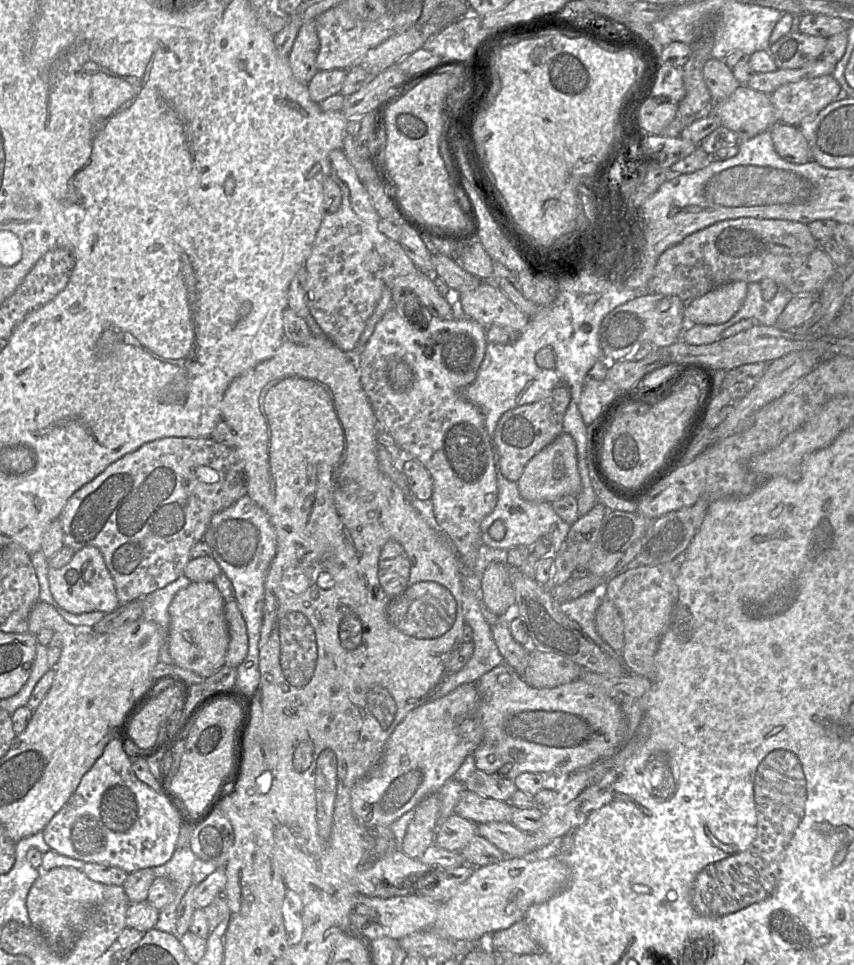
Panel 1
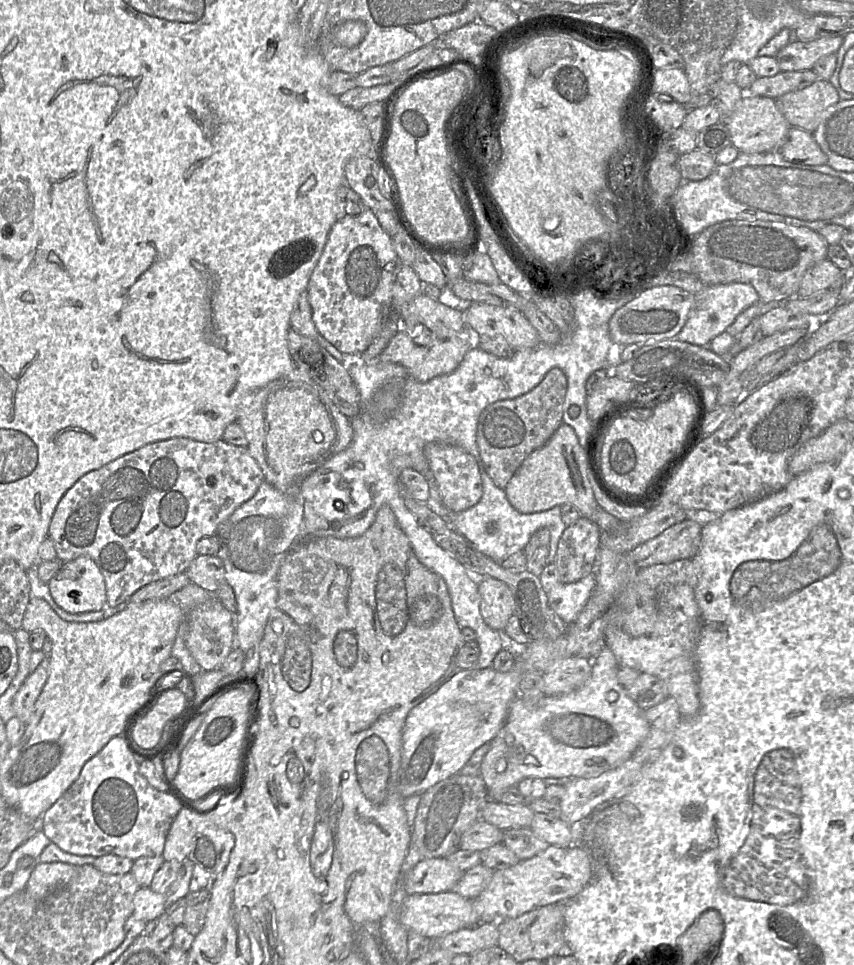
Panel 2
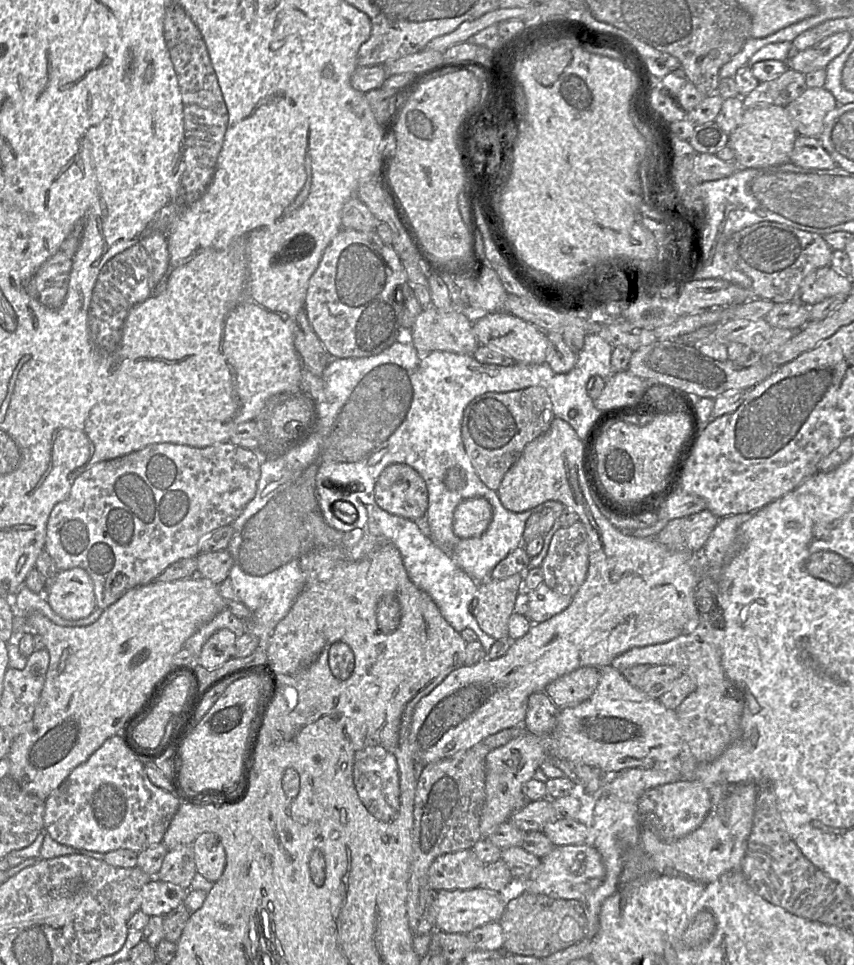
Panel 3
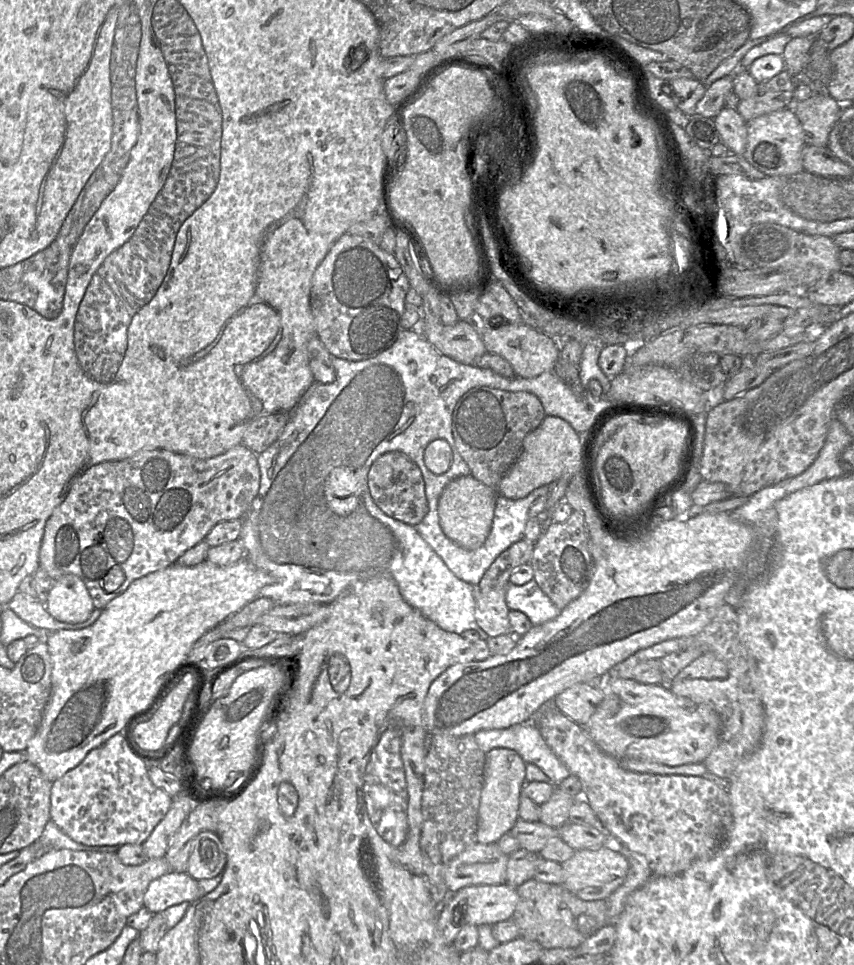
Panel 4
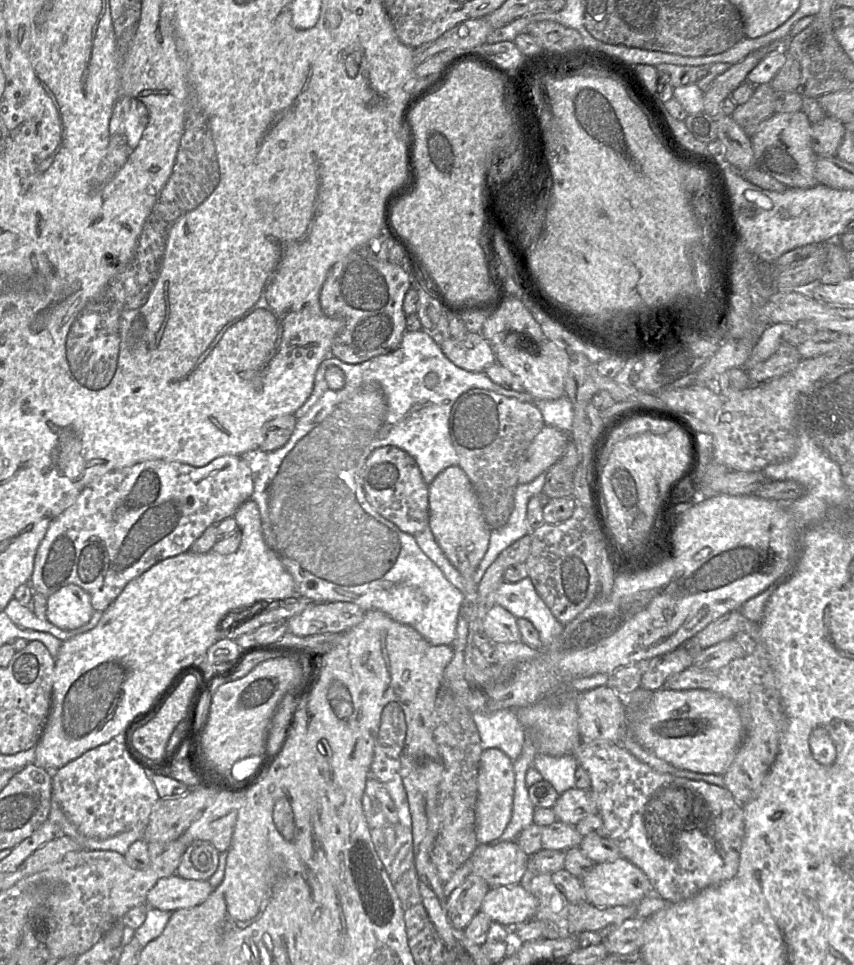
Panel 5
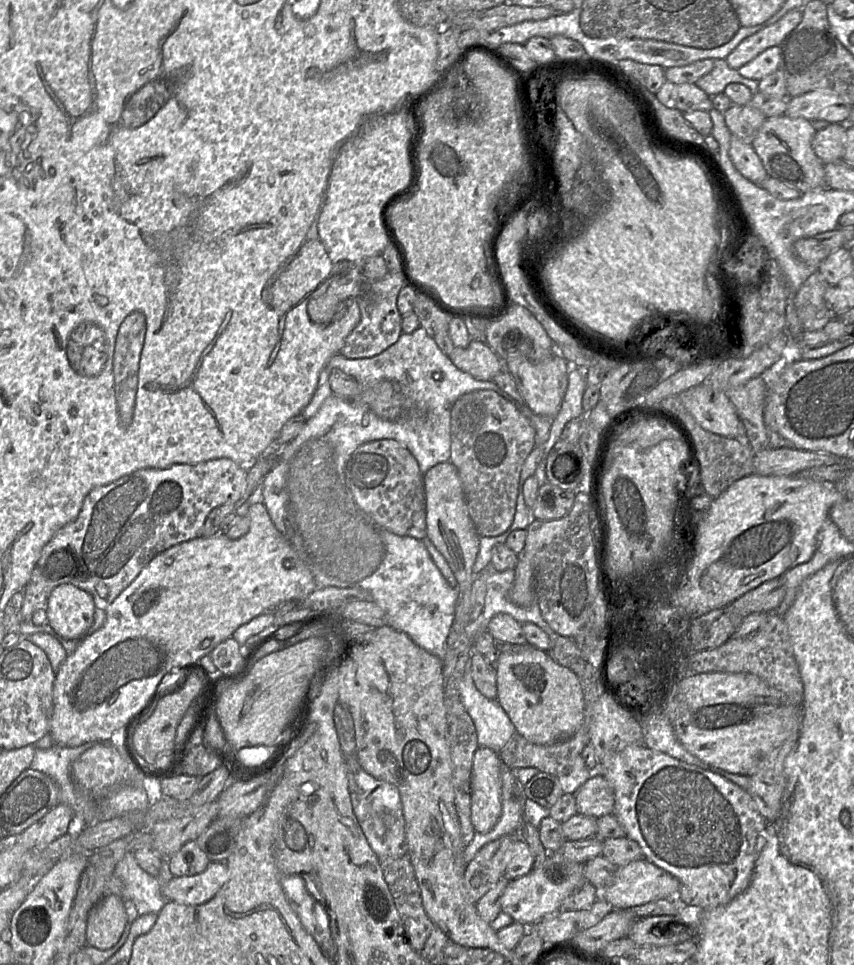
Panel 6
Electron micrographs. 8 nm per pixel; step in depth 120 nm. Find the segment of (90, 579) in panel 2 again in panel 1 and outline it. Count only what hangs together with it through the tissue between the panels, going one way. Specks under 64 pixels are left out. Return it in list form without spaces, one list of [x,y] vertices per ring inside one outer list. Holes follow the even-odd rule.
[[[86,546],[76,551],[71,561],[61,568],[49,568],[48,580],[54,600],[70,613],[101,611],[107,614],[120,605],[114,581],[106,567],[103,555],[95,546]]]

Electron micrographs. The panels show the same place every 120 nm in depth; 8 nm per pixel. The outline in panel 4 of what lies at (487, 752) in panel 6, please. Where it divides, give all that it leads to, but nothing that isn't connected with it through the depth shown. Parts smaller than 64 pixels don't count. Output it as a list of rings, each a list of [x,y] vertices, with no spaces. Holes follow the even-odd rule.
[[[495,748],[486,753],[478,811],[477,843],[495,844],[512,830],[519,818],[520,795],[526,783],[526,763],[517,752],[507,748]]]

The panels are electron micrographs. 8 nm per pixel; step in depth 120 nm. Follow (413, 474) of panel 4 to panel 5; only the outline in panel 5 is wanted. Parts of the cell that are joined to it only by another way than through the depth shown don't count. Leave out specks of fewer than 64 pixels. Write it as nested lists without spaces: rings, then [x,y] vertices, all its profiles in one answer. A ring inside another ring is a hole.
[[[394,446],[375,449],[362,469],[361,482],[373,509],[401,531],[414,535],[429,528],[428,485],[415,459],[407,452]]]

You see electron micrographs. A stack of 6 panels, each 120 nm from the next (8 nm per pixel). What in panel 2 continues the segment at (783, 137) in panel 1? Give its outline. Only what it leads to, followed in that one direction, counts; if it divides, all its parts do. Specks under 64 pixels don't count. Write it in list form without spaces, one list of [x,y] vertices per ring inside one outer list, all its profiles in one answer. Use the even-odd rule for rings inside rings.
[[[801,128],[789,129],[788,138],[779,152],[786,161],[797,165],[827,164],[827,156],[813,138],[812,133]]]

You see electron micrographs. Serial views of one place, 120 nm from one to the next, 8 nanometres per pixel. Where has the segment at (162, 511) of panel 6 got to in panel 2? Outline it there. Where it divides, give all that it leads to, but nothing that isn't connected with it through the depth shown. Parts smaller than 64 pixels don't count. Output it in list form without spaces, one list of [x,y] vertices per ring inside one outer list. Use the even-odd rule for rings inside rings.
[[[175,437],[142,446],[106,464],[100,469],[83,475],[61,498],[52,520],[48,536],[53,541],[57,559],[72,561],[79,556],[90,557],[100,569],[106,584],[108,617],[121,611],[128,599],[140,588],[154,581],[186,572],[197,556],[196,545],[204,537],[216,535],[218,525],[226,520],[241,504],[251,499],[264,481],[264,474],[247,447],[232,445],[223,439],[215,442],[201,442],[189,438]]]

